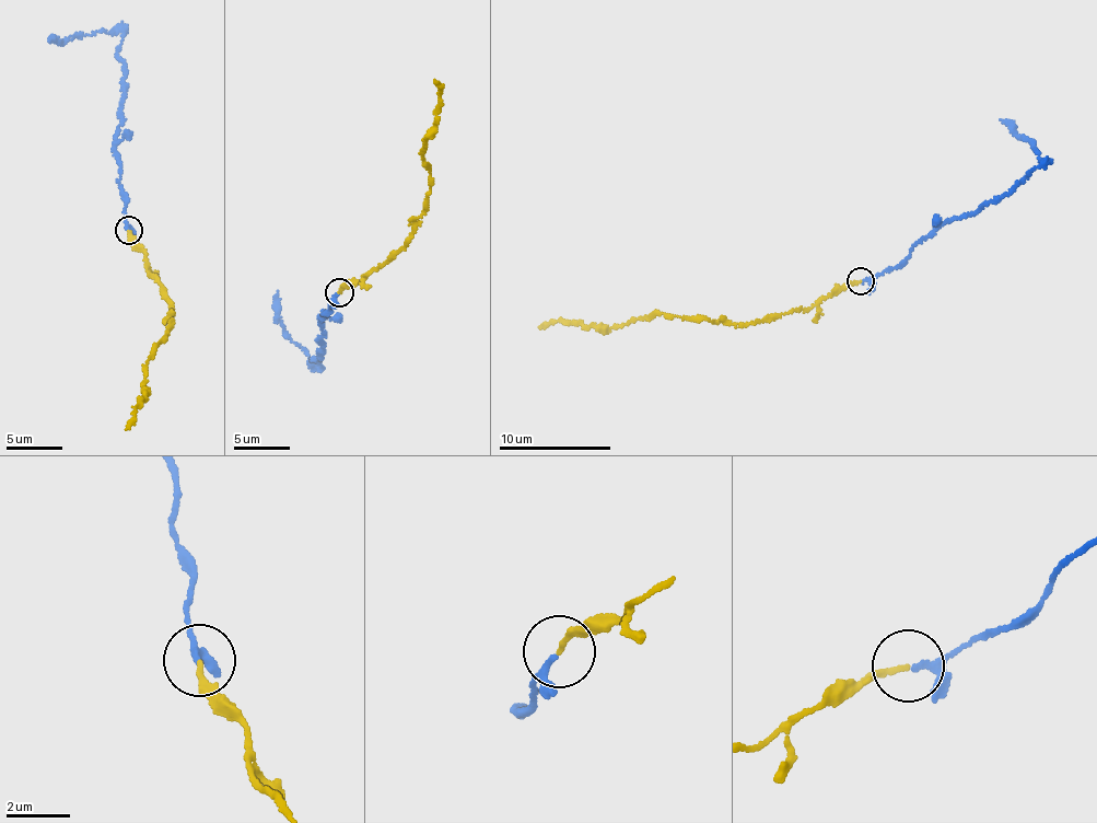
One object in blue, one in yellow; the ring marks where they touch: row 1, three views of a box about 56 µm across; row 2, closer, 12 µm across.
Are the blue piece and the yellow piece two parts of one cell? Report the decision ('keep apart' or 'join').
join

